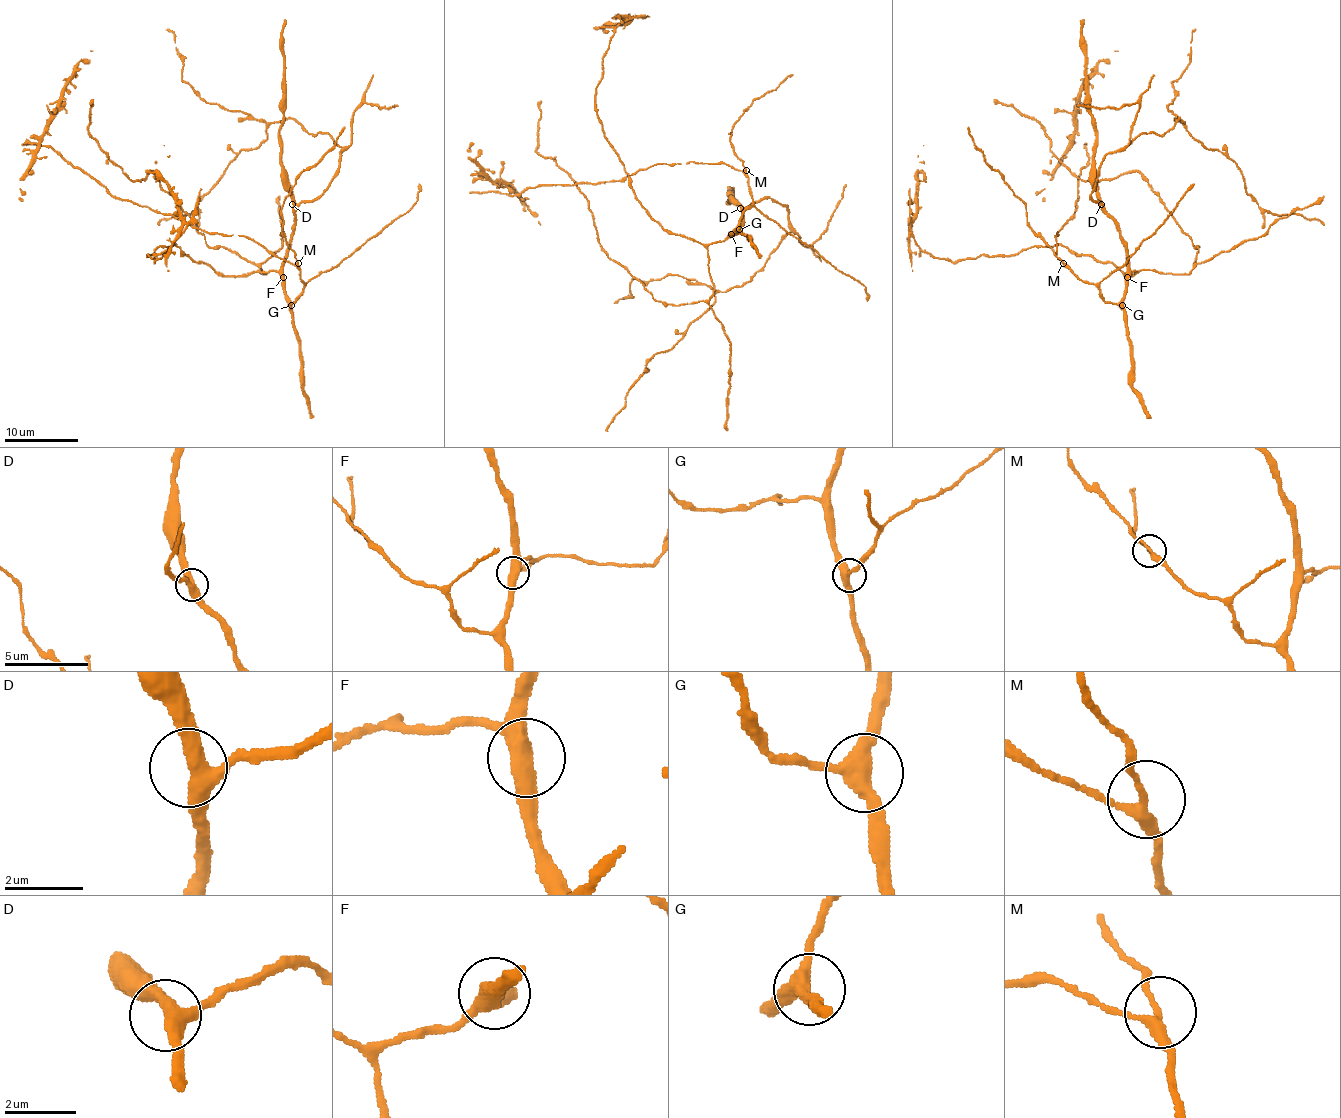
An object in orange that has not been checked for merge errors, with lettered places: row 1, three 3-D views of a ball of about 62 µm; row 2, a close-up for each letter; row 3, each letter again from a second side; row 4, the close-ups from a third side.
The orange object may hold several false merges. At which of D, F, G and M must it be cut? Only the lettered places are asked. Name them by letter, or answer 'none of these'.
none of these

